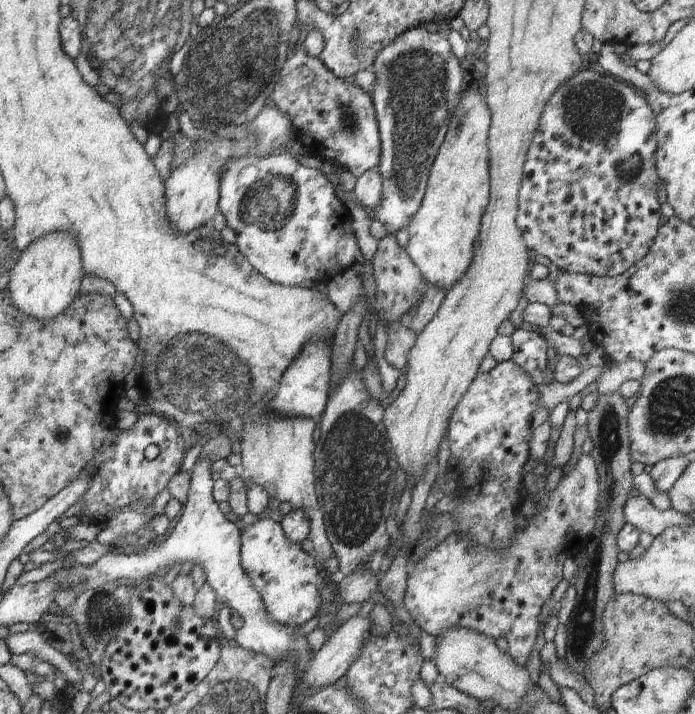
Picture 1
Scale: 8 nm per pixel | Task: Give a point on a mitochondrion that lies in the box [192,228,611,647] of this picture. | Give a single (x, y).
(353, 475)

